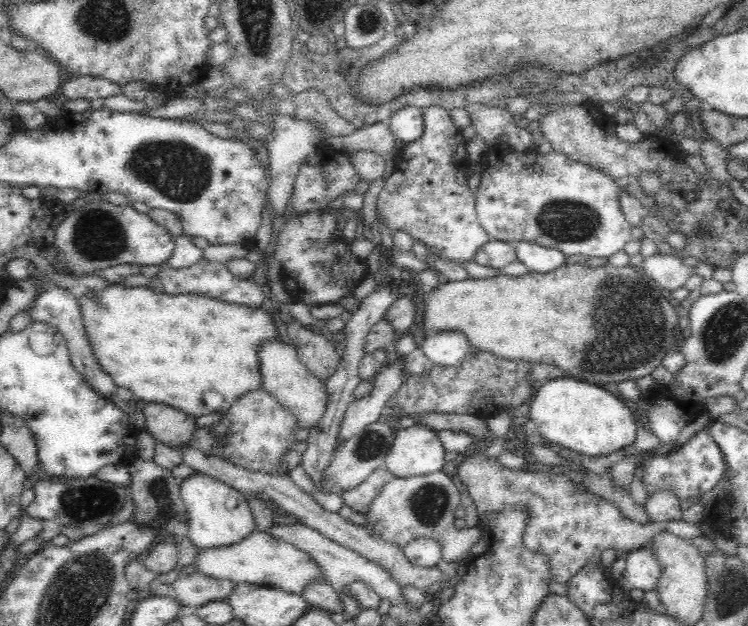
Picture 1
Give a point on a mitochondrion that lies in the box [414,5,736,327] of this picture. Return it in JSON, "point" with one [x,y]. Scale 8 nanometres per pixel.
{"point":[570,221]}

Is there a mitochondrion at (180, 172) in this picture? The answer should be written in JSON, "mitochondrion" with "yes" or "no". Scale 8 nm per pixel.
{"mitochondrion":"yes"}

